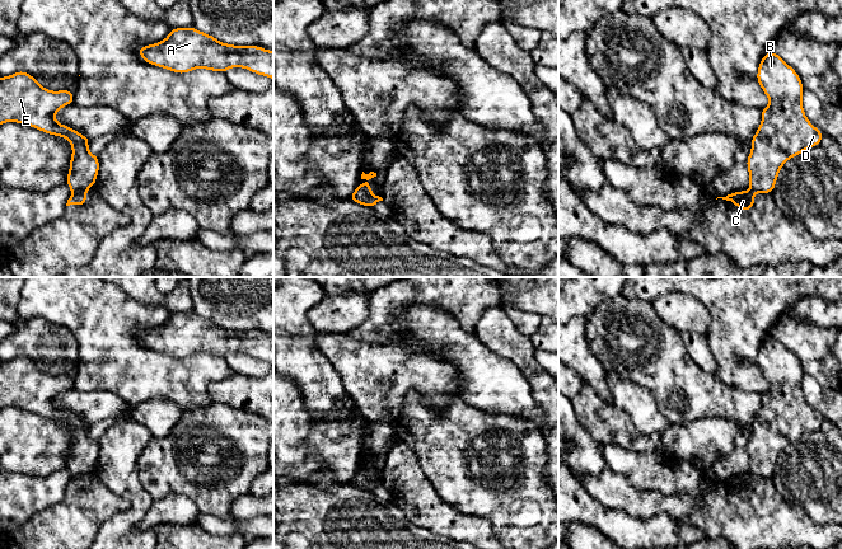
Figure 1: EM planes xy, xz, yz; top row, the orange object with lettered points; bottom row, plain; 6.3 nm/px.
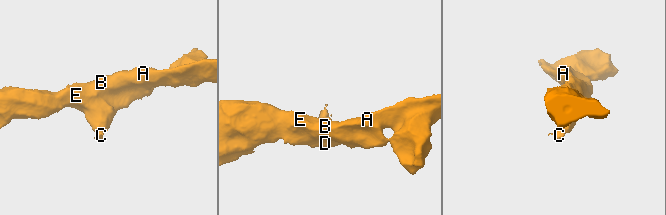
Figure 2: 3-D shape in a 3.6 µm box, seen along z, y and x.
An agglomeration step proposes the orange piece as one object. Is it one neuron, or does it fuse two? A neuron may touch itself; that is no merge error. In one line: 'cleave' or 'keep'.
cleave

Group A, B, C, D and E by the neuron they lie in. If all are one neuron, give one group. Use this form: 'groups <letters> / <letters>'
groups A B D E / C

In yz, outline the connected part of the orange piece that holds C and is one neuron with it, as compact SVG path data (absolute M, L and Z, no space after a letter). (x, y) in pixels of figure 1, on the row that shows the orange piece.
M739 191L739 192L733 192L726 197L717 197L717 198L722 198L735 203L739 210L750 211L754 206L754 194L756 191L749 191L749 192Z

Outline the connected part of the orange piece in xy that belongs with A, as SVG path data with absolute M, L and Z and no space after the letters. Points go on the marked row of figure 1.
M173 28L168 37L158 43L137 47L141 58L154 66L186 74L195 69L225 72L231 67L243 67L254 74L273 79L273 51L259 46L234 46L217 41L215 37L191 28Z

